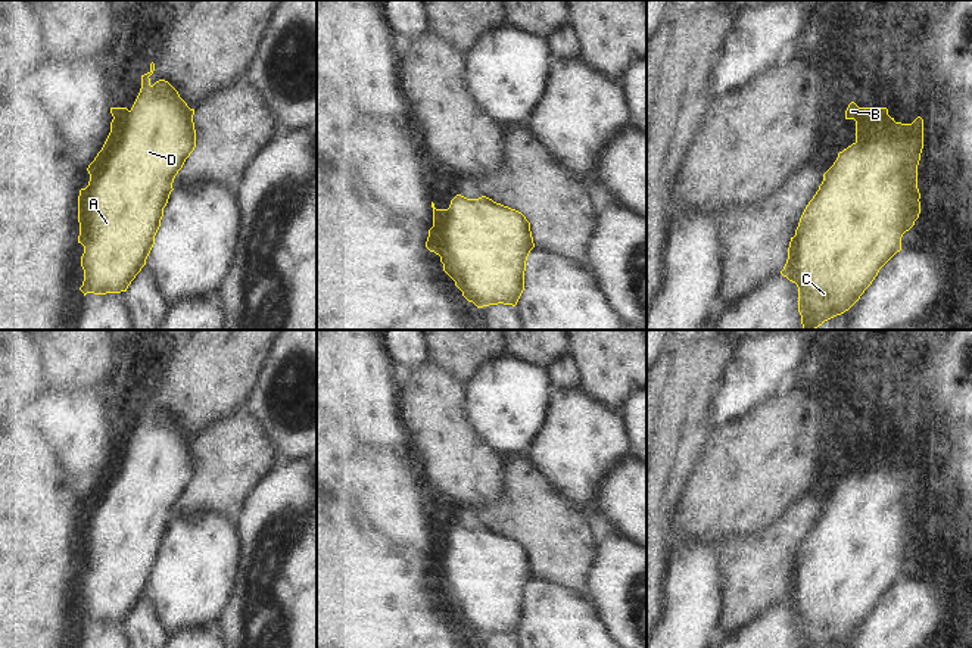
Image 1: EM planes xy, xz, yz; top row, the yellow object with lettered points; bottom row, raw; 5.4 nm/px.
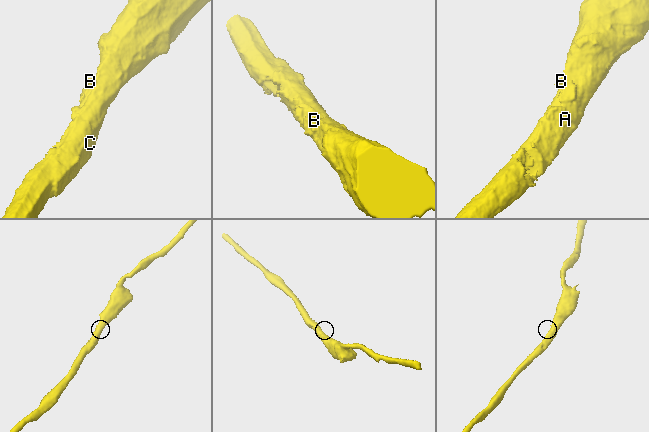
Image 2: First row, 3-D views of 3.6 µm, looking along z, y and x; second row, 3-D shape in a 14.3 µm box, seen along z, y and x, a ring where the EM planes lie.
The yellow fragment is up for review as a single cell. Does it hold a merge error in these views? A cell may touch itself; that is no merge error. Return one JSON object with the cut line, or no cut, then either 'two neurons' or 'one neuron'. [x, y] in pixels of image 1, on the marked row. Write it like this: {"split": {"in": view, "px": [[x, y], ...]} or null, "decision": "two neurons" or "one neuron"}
{"split": null, "decision": "one neuron"}

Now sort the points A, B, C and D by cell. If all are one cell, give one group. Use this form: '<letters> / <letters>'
A B C D

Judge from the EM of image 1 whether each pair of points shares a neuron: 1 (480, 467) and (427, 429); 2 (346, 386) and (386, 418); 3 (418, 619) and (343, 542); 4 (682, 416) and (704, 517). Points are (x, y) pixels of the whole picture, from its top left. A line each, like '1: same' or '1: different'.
1: same
2: same
3: same
4: different

